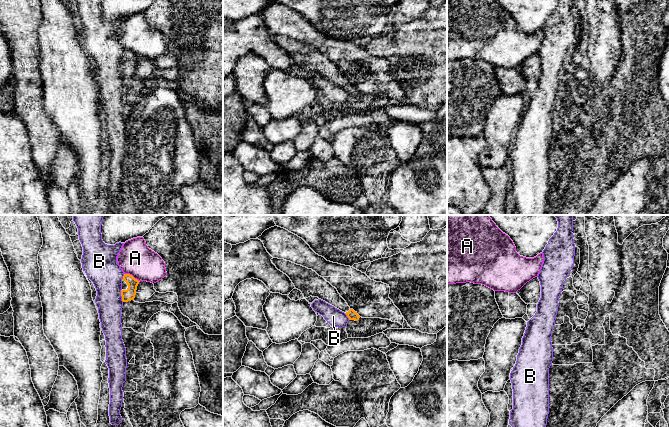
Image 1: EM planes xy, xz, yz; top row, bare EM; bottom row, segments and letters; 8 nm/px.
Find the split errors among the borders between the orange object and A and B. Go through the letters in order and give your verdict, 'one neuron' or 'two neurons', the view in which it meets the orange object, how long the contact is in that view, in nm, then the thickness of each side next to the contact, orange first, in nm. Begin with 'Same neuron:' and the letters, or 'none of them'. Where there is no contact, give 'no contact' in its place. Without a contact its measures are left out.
Same neuron: none of them
A: two neurons; meets orange in xy; contact 140 nm long; 100 nm thick on the orange side, 280 nm on the other
B: two neurons; meets orange in xy; contact 110 nm long; 100 nm thick on the orange side, 260 nm on the other

